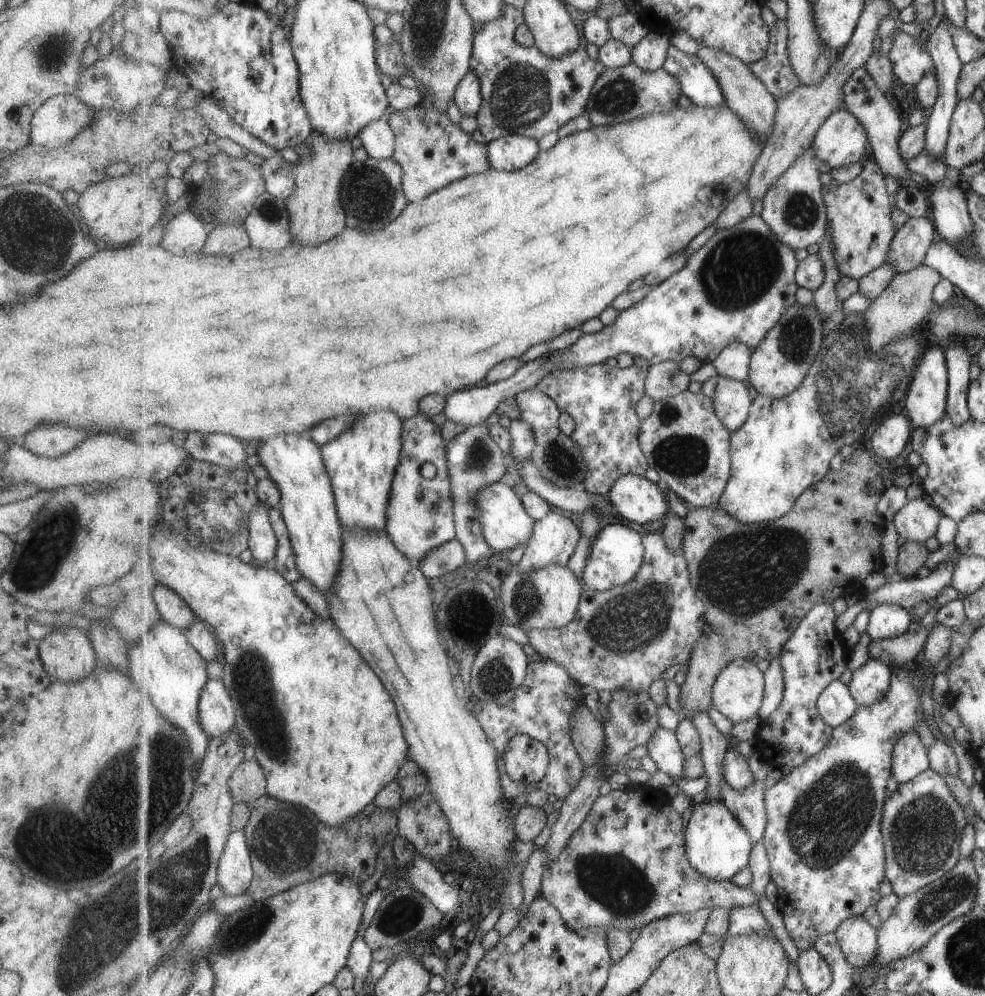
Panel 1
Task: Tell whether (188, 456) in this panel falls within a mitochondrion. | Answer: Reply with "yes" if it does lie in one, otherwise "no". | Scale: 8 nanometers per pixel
no

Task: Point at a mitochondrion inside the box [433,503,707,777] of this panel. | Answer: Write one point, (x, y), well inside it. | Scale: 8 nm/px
(623, 627)

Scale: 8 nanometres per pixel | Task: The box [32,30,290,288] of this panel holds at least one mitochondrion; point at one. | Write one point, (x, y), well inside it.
(51, 55)

